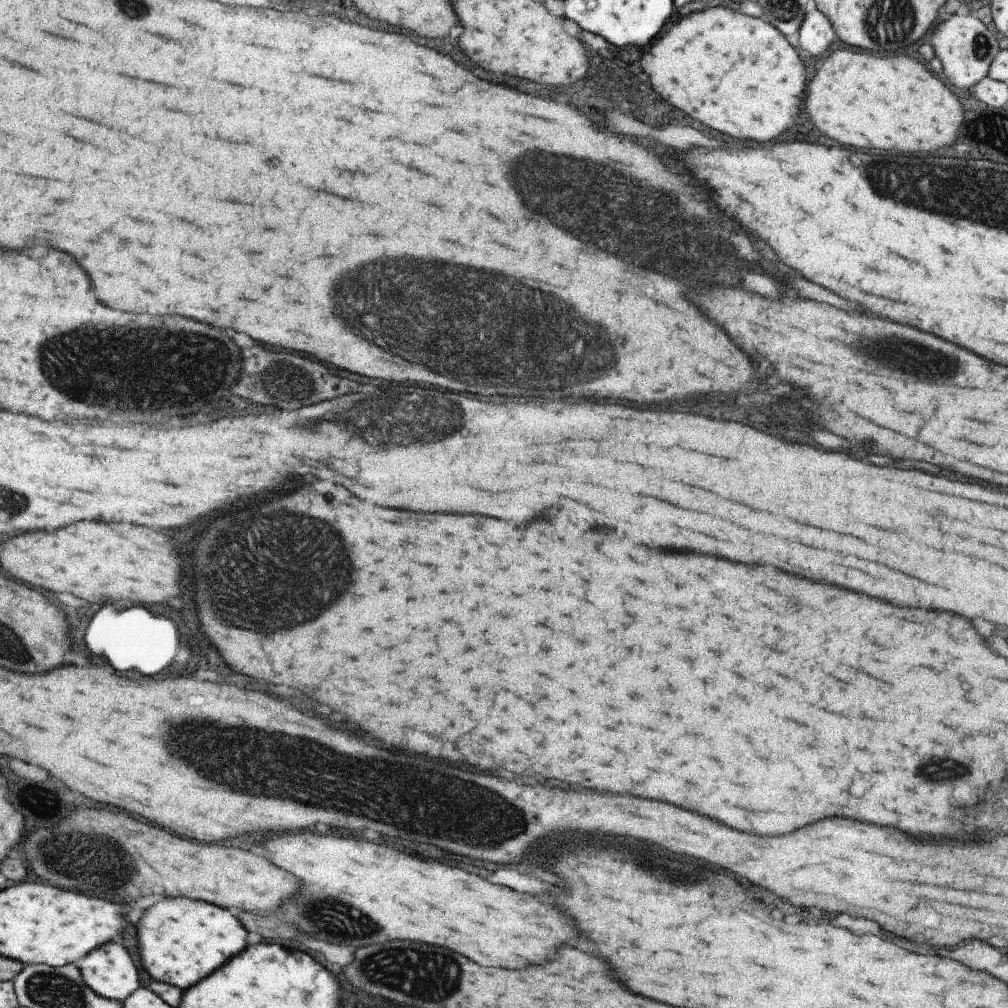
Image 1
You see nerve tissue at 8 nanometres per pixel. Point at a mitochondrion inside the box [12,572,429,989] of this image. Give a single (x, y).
(88, 862)

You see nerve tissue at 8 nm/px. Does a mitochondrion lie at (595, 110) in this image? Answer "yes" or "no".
no

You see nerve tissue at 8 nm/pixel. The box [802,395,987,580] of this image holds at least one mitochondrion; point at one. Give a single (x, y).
(870, 441)

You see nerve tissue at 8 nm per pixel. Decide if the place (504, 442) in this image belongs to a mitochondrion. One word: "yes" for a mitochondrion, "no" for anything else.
no

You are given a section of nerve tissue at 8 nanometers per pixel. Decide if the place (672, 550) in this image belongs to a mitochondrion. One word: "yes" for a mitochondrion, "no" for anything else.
no

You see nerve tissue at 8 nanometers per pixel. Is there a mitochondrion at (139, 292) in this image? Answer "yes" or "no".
no

